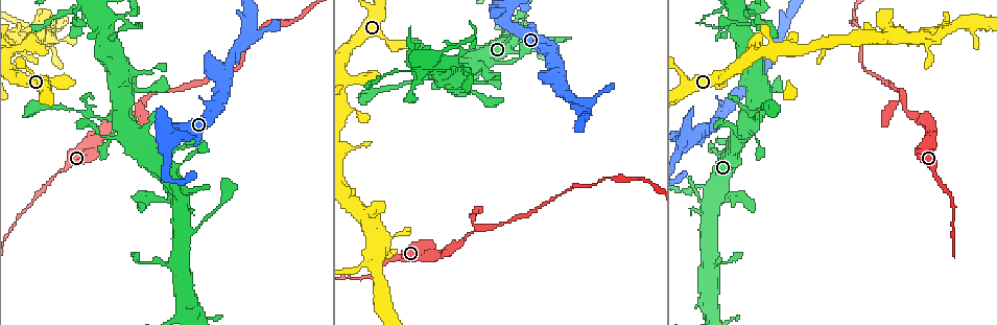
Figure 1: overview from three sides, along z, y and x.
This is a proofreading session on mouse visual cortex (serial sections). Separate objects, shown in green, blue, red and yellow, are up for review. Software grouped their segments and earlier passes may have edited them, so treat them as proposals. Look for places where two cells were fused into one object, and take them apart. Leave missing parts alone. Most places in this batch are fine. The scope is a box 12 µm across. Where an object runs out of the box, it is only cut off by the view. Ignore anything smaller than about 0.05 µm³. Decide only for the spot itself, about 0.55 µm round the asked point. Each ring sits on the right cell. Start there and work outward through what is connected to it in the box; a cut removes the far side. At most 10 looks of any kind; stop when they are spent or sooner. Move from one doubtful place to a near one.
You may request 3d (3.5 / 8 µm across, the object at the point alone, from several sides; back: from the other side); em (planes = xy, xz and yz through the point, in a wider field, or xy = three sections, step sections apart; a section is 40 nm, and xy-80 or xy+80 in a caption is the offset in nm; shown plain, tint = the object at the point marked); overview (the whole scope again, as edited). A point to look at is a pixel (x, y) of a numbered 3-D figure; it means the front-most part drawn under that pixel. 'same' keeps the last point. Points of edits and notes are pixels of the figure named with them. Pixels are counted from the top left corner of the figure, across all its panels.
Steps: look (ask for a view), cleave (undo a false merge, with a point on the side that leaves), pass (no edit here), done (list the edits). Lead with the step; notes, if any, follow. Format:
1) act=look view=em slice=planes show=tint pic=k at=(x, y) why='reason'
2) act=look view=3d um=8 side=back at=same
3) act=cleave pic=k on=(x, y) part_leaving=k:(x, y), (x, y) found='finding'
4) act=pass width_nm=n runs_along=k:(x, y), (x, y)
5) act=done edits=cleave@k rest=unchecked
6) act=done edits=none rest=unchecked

act=look view=3d um=3.5 pic=1 at=(116, 118) why='looks like a crossing'

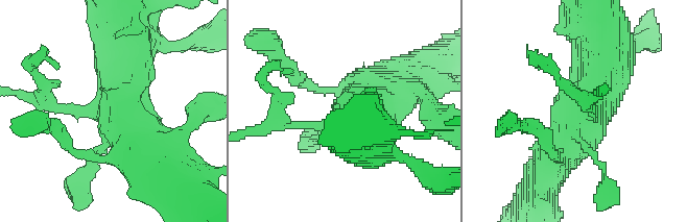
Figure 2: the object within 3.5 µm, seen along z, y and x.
act=look view=em slice=xy step=5 show=tint pic=2 at=(110, 110)

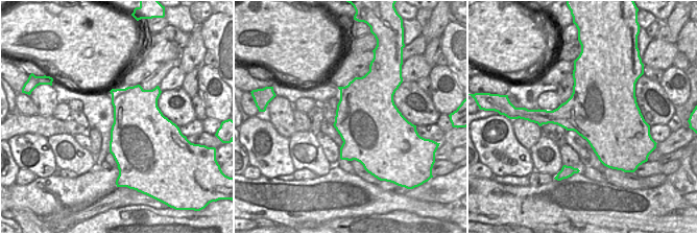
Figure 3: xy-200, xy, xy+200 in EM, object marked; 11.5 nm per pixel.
act=pass runs_along=2:(546, 173), (584, 125), (605, 54) found='one cell here'

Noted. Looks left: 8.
act=look view=em slice=planes show=tint pic=1 at=(720, 198) why='sharp bend'

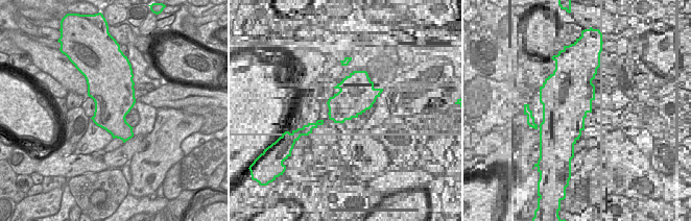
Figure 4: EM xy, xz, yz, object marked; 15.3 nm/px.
act=look view=3d um=3.5 at=same why='see where the arms go'

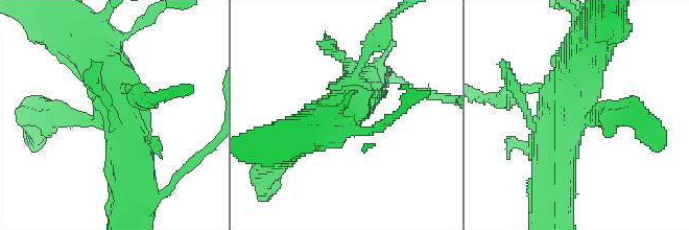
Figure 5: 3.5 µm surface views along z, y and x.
act=pass found='all the same cell'

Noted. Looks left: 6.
act=look view=3d um=3.5 side=back pic=1 at=(171, 264) why='three arms meet'

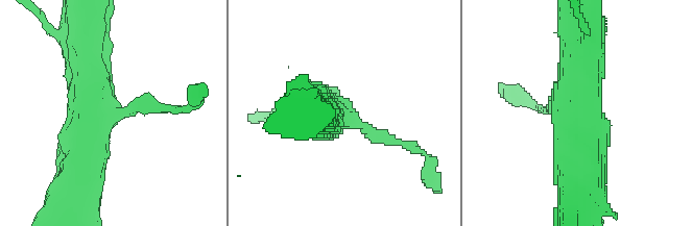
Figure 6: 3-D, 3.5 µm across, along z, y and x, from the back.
act=pass runs_along=6:(88, 40), (88, 132), (78, 183) found='continuous, no second cell'

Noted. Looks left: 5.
act=look view=3d um=8 pic=1 at=(411, 70) why='a narrow waist'

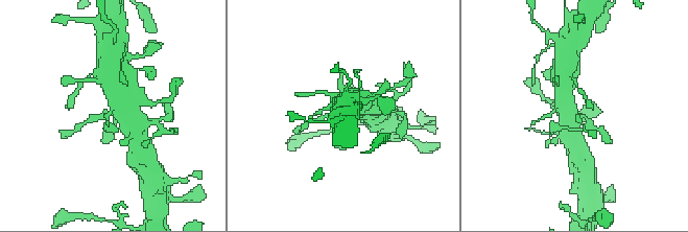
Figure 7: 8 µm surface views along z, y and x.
act=look view=3d um=3.5 pic=7 at=(576, 117)

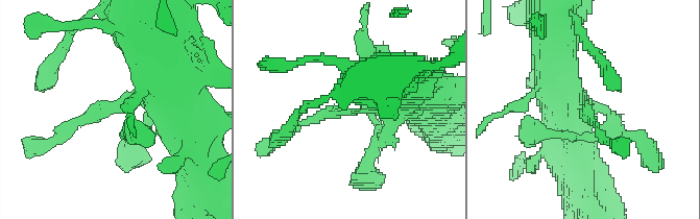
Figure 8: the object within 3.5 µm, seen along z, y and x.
act=pass found='all the same cell'

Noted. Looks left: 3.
act=done edits=none rest=unchecked

